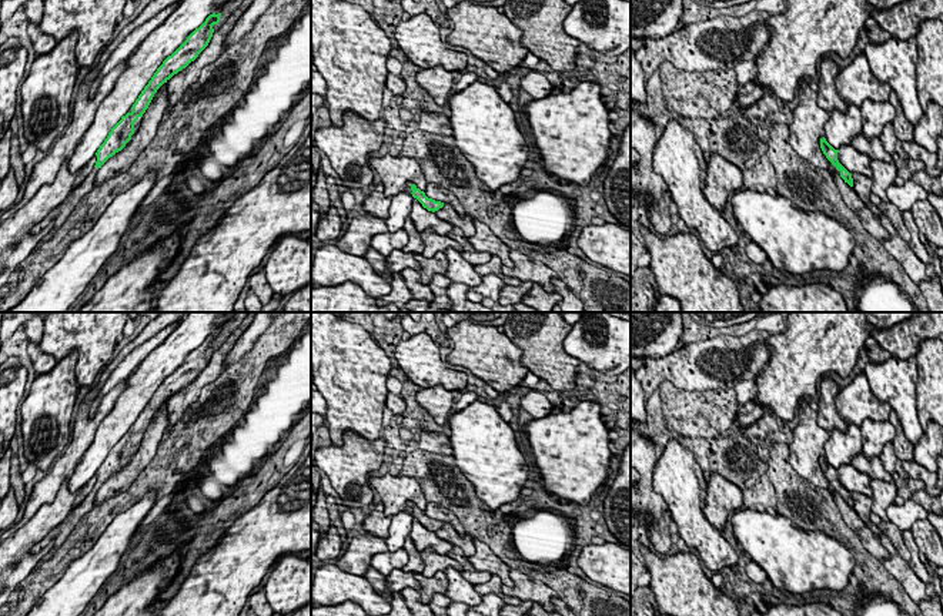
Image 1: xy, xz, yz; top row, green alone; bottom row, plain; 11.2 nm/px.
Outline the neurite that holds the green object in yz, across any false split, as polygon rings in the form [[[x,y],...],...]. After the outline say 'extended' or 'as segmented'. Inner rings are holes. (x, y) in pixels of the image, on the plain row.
[[[825,456],[820,458],[820,468],[822,468],[823,473],[826,475],[826,478],[829,479],[827,491],[830,492],[830,495],[833,496],[836,492],[839,492],[840,496],[845,499],[845,502],[847,502],[850,506],[853,506],[852,493],[837,479],[839,469],[835,469],[826,461]]]; extended

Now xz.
[[[415,503],[411,505],[411,509],[412,516],[417,518],[422,523],[422,526],[427,528],[428,530],[435,532],[444,526],[444,522],[428,518],[425,512],[421,510]]]; as segmented

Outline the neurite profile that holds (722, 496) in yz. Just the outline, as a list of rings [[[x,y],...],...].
[[[710,473],[706,489],[706,519],[718,530],[725,532],[729,513],[743,508],[740,489],[718,473]]]

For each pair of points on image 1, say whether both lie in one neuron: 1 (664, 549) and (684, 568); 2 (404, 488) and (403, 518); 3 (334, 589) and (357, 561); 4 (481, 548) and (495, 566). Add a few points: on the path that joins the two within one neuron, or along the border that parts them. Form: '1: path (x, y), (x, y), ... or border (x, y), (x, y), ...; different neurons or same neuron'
1: border (669, 553), (662, 556); different neurons
2: border (410, 512), (391, 515); different neurons
3: border (333, 562), (348, 572), (363, 576); different neurons
4: path (482, 552), (491, 562); same neuron

